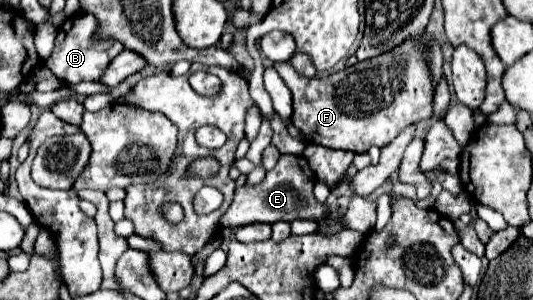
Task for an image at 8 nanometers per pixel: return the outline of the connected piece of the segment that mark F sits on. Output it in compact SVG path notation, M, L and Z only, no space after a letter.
M416 36L406 38L390 52L324 78L304 78L290 64L282 62L274 64L274 68L292 92L292 122L308 144L342 148L356 154L368 152L370 146L386 146L406 126L434 112L432 64L426 58L426 48L416 42Z

